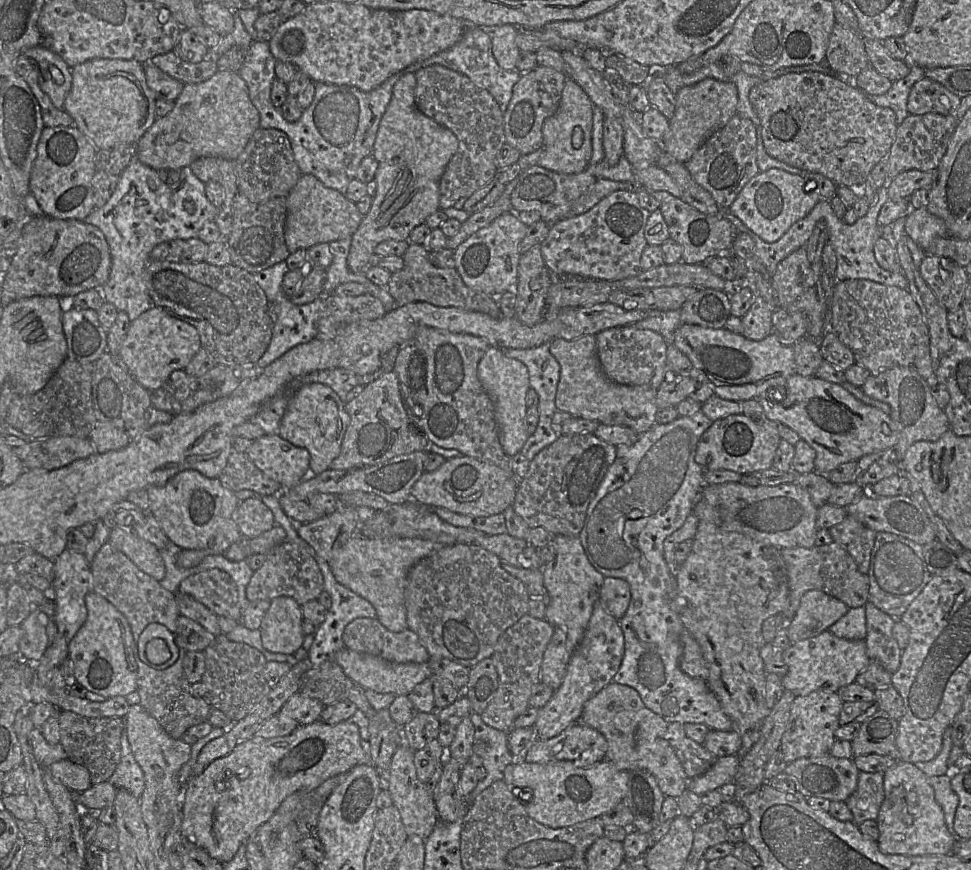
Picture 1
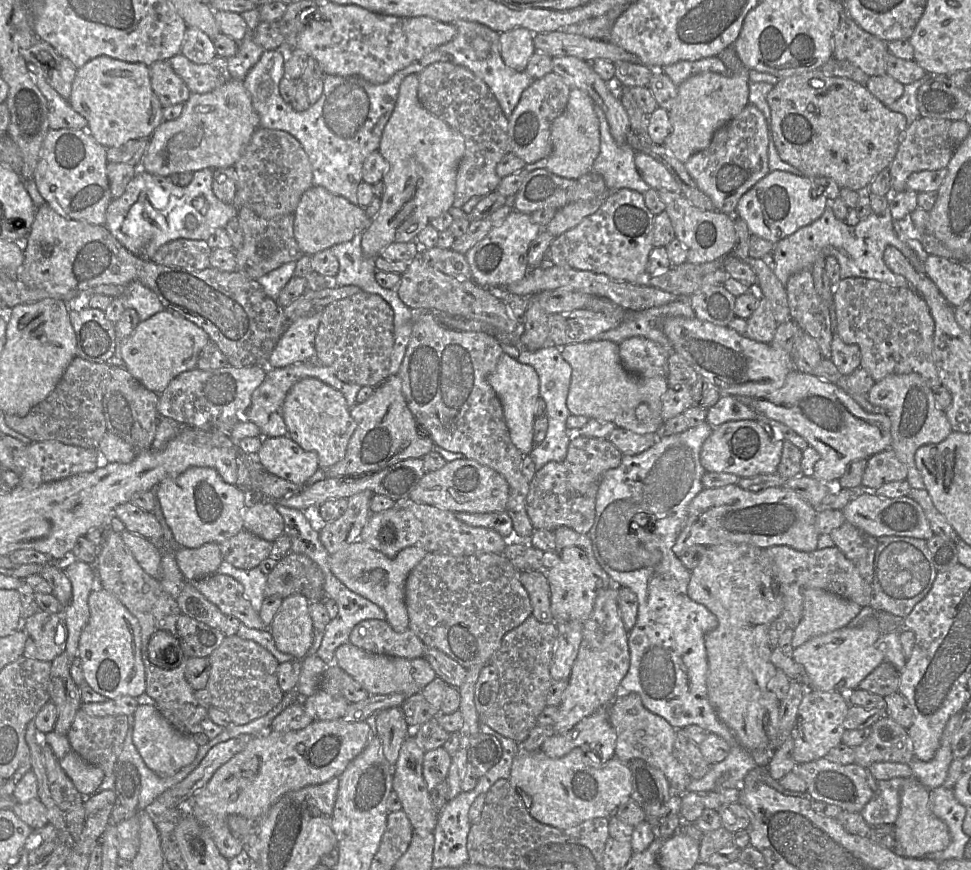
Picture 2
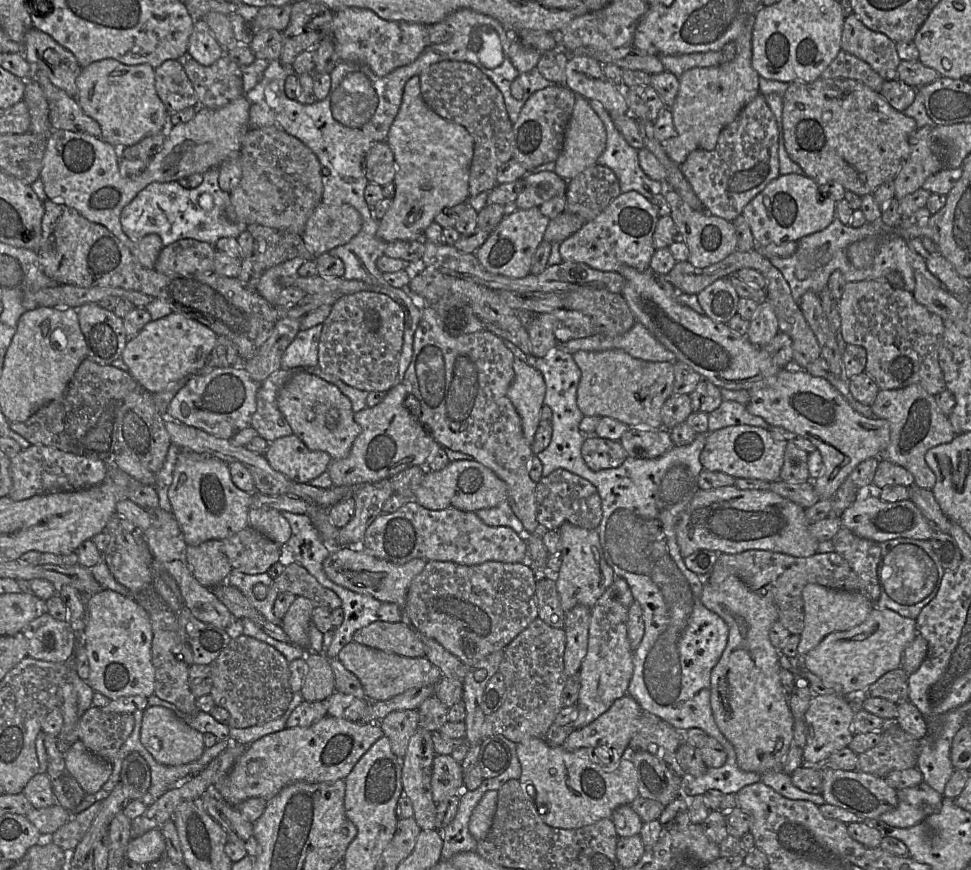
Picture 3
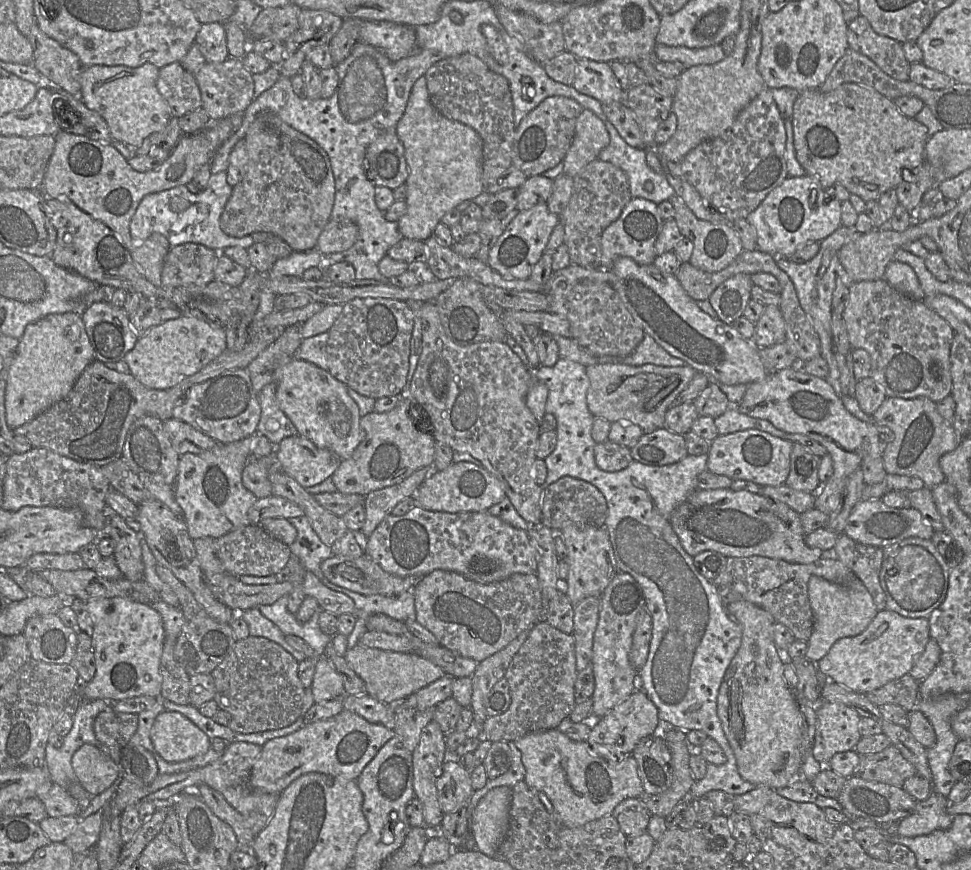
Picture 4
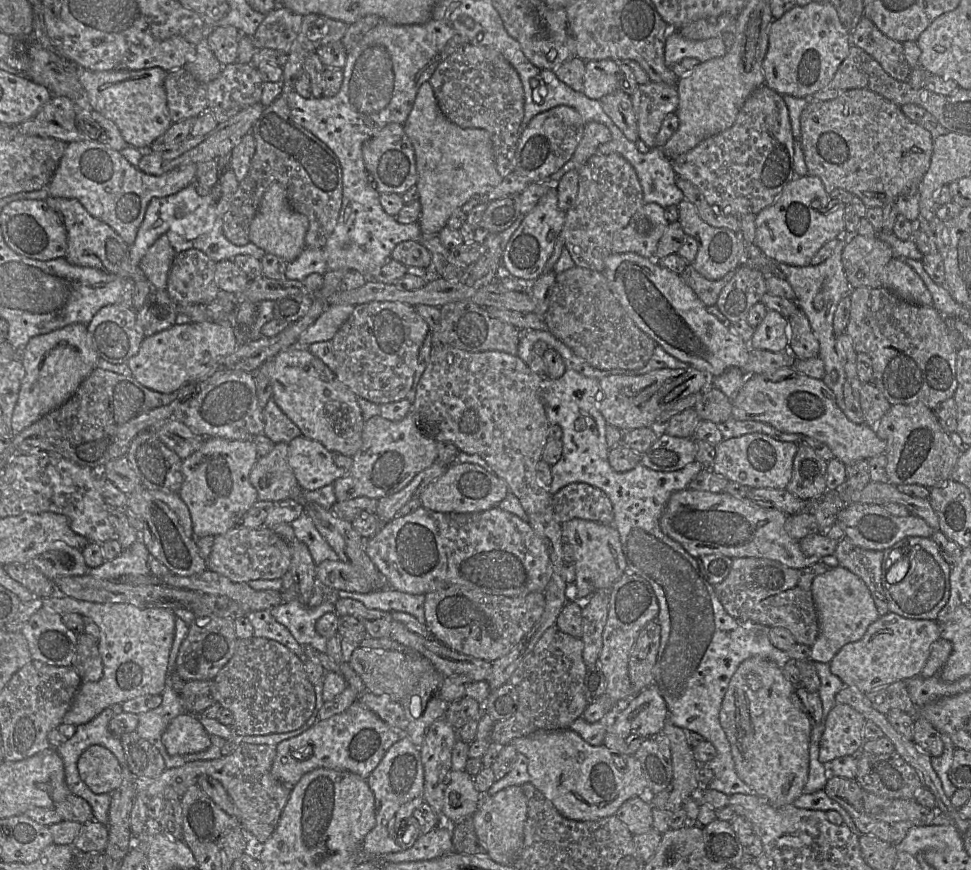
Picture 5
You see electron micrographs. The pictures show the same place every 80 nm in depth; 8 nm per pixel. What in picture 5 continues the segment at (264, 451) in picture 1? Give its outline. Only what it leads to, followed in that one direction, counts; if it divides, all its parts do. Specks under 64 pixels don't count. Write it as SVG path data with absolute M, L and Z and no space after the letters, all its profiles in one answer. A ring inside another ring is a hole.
M298 436L288 444L288 464L303 490L333 484L351 469L353 458L330 451L320 442Z

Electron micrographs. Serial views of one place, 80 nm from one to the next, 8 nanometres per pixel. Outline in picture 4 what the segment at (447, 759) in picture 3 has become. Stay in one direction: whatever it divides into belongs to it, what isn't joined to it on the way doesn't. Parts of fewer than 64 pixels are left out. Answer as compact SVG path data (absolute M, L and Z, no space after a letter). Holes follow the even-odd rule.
M455 761L444 762L442 771L436 782L442 812L449 814L466 808L474 792L470 772Z

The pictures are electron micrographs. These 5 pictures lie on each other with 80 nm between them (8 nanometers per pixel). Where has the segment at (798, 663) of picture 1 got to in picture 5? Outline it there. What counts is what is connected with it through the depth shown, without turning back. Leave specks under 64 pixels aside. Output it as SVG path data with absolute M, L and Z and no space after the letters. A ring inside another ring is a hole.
M889 612L869 625L860 640L844 645L829 663L830 670L845 686L867 694L894 682L919 676L931 645L938 639L940 631L935 620L909 619Z

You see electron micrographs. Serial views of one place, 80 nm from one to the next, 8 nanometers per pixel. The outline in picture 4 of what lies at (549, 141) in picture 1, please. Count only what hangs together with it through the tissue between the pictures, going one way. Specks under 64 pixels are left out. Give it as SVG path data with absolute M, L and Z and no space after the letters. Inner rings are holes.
M583 109L576 120L575 135L565 158L563 173L574 178L609 145L610 136L603 121Z

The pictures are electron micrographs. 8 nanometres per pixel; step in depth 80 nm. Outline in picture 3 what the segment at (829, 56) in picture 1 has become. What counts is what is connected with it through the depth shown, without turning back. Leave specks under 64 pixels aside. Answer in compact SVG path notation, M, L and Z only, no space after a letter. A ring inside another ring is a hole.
M854 14L845 17L841 50L867 62L885 80L898 80L897 67L901 59L897 53L896 43L885 34L869 29Z

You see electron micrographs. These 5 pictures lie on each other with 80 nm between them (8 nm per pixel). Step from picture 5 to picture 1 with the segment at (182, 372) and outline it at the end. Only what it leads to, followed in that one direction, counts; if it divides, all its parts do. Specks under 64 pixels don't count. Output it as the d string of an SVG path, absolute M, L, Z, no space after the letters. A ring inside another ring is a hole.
M155 306L131 321L118 356L137 382L148 391L154 391L173 371L183 370L200 349L200 336L194 326Z

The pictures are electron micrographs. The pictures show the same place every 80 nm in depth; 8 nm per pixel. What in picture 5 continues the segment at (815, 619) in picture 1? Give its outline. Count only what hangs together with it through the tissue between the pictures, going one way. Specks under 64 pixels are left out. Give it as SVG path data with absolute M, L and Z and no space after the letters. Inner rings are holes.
M843 567L831 568L812 582L812 596L818 615L819 633L811 646L813 662L830 663L846 644L860 640L879 617L874 600L862 579Z

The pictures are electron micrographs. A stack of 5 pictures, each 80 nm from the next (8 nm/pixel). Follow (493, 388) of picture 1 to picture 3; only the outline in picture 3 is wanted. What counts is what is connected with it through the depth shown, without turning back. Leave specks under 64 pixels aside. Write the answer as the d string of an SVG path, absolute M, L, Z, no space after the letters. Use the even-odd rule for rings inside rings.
M516 357L513 369L515 375L507 396L521 417L525 440L532 445L541 421L540 412L544 405L546 384L542 375L535 368Z

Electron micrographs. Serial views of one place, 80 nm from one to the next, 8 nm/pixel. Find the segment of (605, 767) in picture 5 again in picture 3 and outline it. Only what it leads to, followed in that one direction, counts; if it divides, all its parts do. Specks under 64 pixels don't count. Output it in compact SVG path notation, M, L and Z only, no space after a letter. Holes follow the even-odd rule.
M531 738L517 744L517 755L521 764L521 776L518 779L522 787L534 800L540 818L549 826L561 829L577 829L593 824L604 818L611 818L613 811L621 805L631 804L639 796L637 771L628 759L605 764L594 750L603 750L602 746L582 747L568 751L562 746L550 746L544 738Z

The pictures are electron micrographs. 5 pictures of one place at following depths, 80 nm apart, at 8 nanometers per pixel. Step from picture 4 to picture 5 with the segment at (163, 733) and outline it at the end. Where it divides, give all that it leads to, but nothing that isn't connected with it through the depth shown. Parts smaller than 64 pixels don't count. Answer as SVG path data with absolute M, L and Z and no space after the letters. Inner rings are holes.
M190 713L172 719L161 740L170 755L197 753L211 746L211 735L199 719Z

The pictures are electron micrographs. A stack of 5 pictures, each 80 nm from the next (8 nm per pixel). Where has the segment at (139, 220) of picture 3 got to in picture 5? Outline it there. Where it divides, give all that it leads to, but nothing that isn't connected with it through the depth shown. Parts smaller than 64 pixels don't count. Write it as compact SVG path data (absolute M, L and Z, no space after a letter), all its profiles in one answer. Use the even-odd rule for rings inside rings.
M224 169L219 181L208 195L200 195L196 191L195 181L179 192L161 198L153 198L149 202L145 217L141 223L133 244L130 247L131 262L137 265L148 248L162 235L166 235L175 251L198 249L206 253L216 263L222 260L232 260L239 254L251 255L261 259L266 252L252 242L246 245L235 245L223 233L223 216L239 187L233 170Z

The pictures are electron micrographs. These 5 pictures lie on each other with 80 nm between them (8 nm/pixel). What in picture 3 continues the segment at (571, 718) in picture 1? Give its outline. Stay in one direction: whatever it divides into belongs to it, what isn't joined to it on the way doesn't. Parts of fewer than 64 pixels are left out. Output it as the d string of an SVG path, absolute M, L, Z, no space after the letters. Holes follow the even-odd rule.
M615 577L613 583L603 592L591 608L588 650L578 673L580 678L579 697L576 703L578 717L572 724L568 724L572 725L575 729L590 724L606 712L615 700L627 695L628 686L633 674L632 649L628 638L627 621L629 608L634 601L635 599L626 580Z

